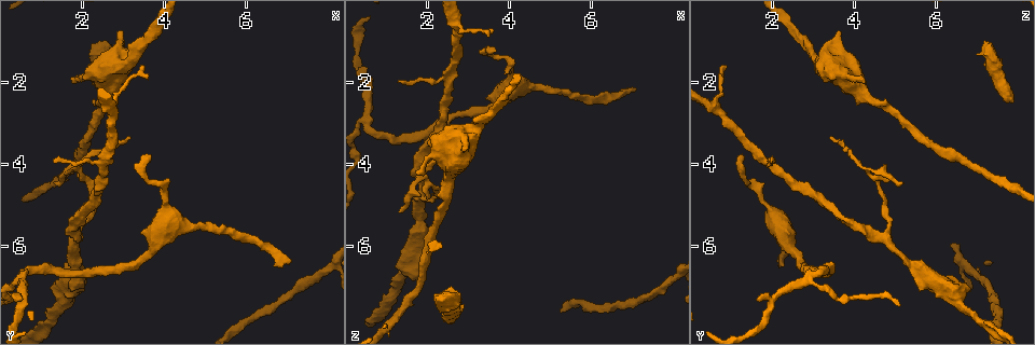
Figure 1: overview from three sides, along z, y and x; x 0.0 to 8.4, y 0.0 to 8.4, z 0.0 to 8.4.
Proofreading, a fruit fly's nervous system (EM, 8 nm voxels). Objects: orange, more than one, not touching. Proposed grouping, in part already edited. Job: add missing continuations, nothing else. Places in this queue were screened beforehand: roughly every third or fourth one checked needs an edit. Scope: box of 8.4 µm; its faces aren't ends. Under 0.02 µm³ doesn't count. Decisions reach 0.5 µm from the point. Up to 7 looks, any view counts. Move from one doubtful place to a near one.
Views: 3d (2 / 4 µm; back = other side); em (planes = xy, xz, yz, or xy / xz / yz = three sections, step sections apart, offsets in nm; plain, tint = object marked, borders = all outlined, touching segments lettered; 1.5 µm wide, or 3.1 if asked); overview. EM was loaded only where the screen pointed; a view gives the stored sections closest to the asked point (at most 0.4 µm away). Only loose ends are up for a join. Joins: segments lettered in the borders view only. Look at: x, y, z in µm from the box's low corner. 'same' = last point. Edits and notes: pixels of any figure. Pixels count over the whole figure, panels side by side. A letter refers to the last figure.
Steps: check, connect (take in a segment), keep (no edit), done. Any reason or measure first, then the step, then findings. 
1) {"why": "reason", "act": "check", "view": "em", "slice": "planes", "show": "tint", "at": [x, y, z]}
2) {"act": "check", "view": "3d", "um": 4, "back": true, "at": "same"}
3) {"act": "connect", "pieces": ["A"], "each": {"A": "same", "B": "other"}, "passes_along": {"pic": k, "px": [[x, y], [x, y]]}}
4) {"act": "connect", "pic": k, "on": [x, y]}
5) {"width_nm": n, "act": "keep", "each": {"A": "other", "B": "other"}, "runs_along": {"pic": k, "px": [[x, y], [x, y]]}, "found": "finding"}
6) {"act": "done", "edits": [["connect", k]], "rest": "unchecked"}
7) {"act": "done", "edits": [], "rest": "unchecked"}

{"why": "an open end", "act": "check", "view": "em", "slice": "planes", "show": "tint", "at": [2.45, 1.00, 7.20]}

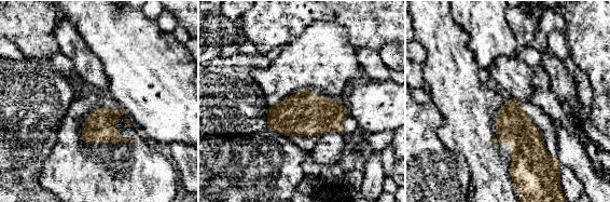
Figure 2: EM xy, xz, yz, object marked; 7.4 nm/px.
{"act": "check", "view": "em", "slice": "planes", "show": "borders", "at": "same"}

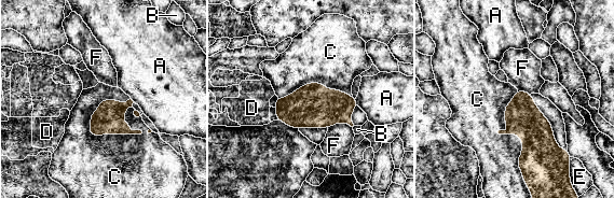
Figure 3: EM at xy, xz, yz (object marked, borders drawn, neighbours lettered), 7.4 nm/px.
{"act": "connect", "pieces": ["C"], "each": {"A": "other", "B": "other", "C": "same", "D": "other", "E": "other", "F": "other"}, "found": "it goes on there"}

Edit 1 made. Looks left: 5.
{"act": "check", "view": "overview"}

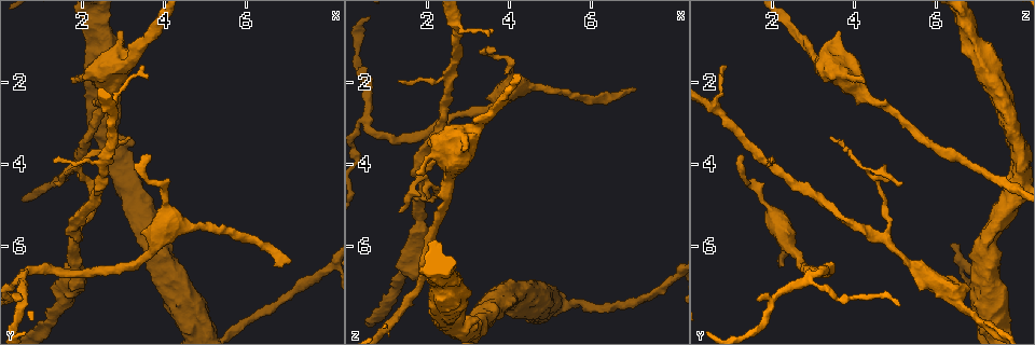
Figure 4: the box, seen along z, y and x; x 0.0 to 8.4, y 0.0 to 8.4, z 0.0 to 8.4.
{"why": "branch stops here", "act": "check", "view": "em", "slice": "xz", "step": 8, "show": "borders", "at": [1.70, 1.95, 4.25]}

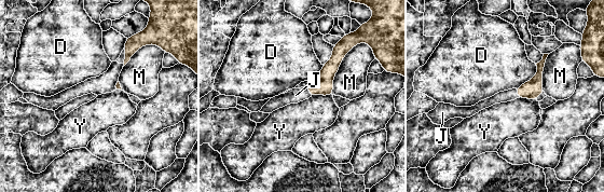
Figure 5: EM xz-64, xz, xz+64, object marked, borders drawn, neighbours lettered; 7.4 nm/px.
{"why": "another direction", "act": "check", "view": "em", "slice": "planes", "show": "borders", "at": "same"}

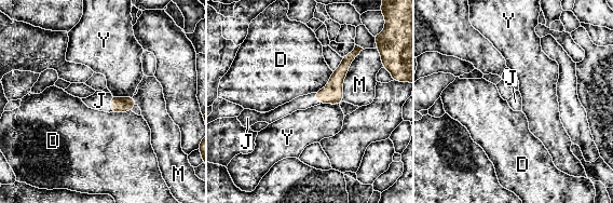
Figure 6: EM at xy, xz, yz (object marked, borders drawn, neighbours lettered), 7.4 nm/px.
{"longest_contact_nm": ["M", 420], "act": "connect", "pieces": ["J"], "each": {"D": "other", "J": "same", "M": "other", "Y": "other"}, "passes_along": {"pic": 6, "px": [[126, 104], [110, 103], [99, 100]]}, "found": "it goes on there"}

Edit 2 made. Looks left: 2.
{"act": "done", "edits": [["connect", 3], ["connect", 6]], "rest": "unchecked"}

